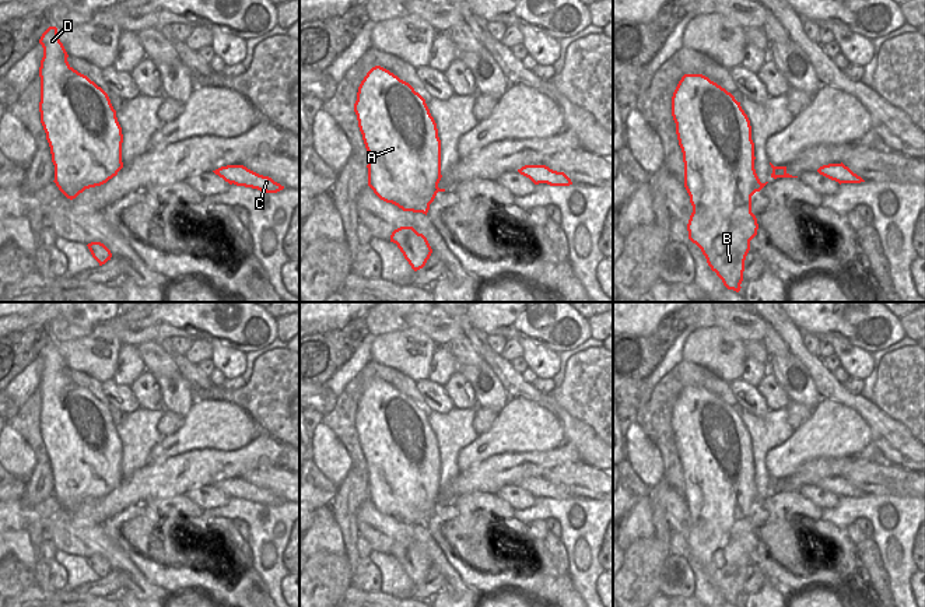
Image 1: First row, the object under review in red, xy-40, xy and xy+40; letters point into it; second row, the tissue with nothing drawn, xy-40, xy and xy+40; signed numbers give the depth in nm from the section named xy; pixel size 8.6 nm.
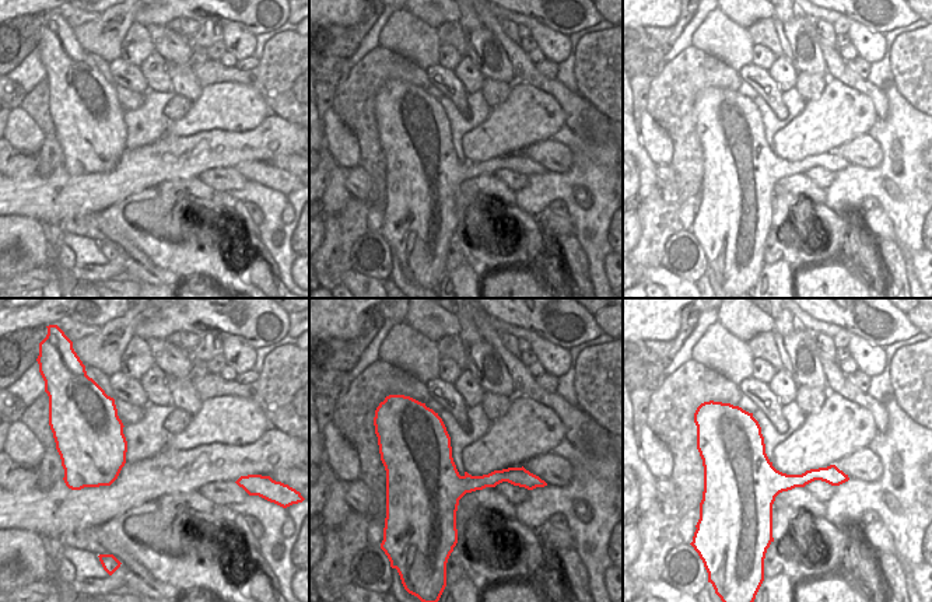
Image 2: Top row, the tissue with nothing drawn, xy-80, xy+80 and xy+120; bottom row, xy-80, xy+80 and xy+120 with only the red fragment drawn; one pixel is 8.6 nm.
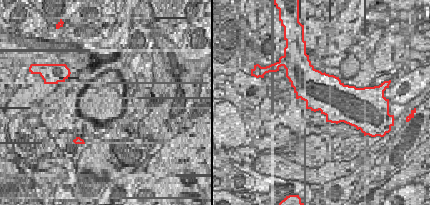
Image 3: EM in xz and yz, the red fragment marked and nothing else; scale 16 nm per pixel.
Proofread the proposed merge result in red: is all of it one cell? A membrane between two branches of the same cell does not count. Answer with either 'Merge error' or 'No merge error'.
No merge error

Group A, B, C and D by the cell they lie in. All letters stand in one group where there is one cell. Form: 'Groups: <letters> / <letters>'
Groups: A B C D

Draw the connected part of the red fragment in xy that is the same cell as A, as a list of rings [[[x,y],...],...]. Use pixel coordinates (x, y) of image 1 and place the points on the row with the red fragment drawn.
[[[375,66],[354,103],[368,151],[368,186],[403,211],[427,215],[439,189],[441,140],[425,99],[389,70]]]

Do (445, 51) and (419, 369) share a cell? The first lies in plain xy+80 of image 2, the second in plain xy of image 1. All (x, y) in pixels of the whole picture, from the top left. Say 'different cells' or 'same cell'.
different cells

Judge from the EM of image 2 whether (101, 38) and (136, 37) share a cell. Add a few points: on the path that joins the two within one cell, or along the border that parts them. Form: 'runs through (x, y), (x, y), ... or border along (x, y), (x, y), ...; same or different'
border along (135, 23), (122, 41), (119, 56); different

